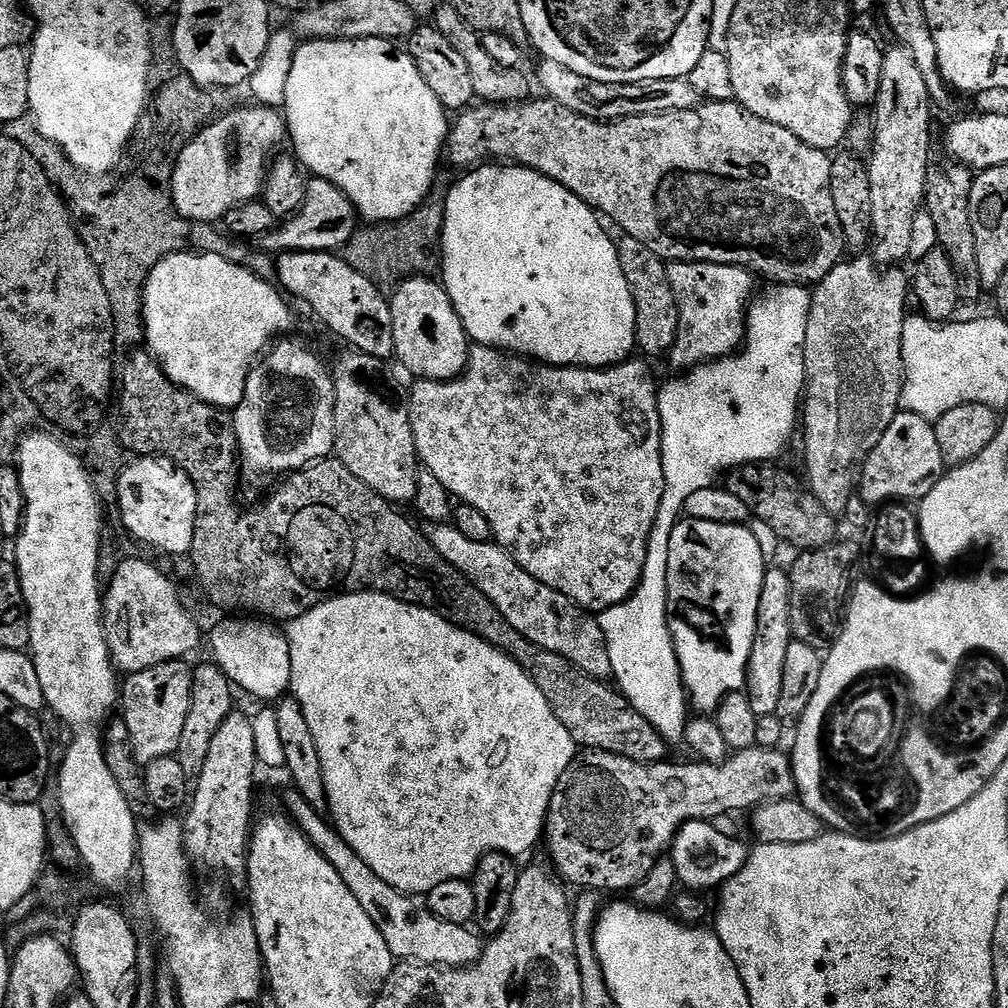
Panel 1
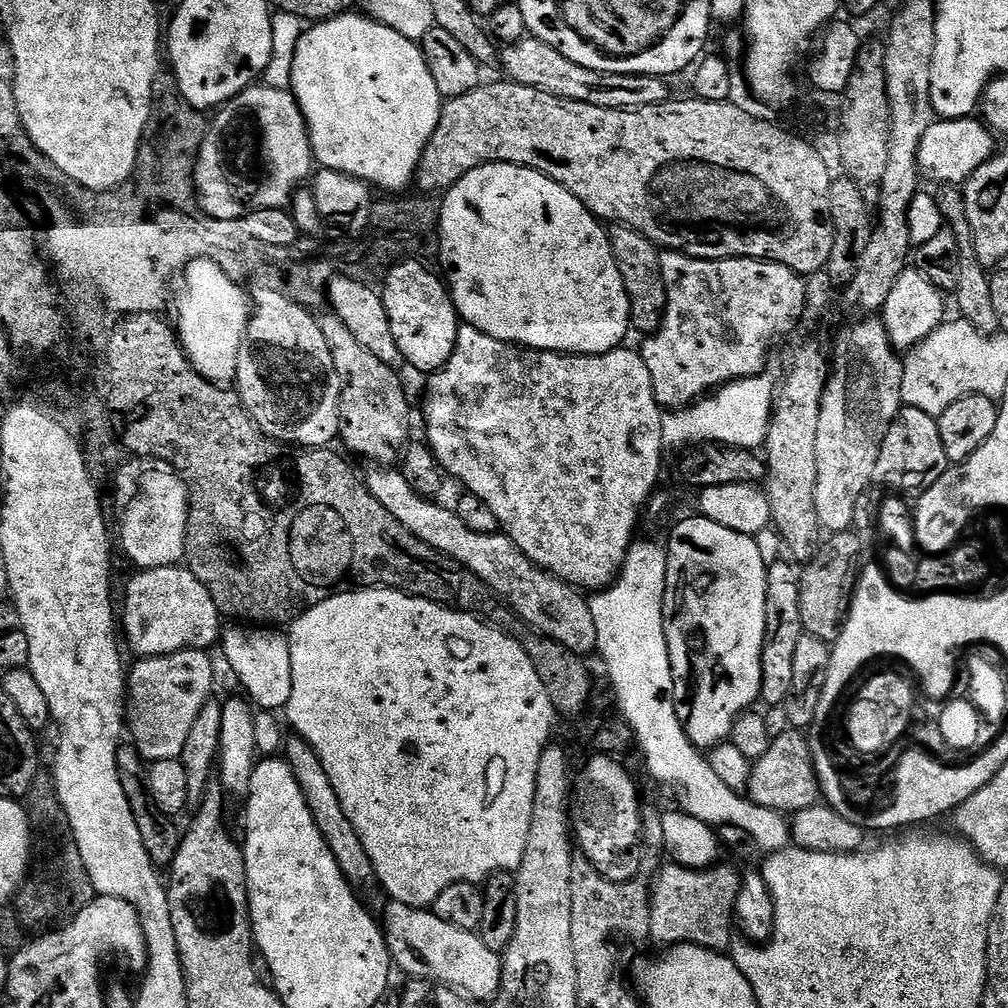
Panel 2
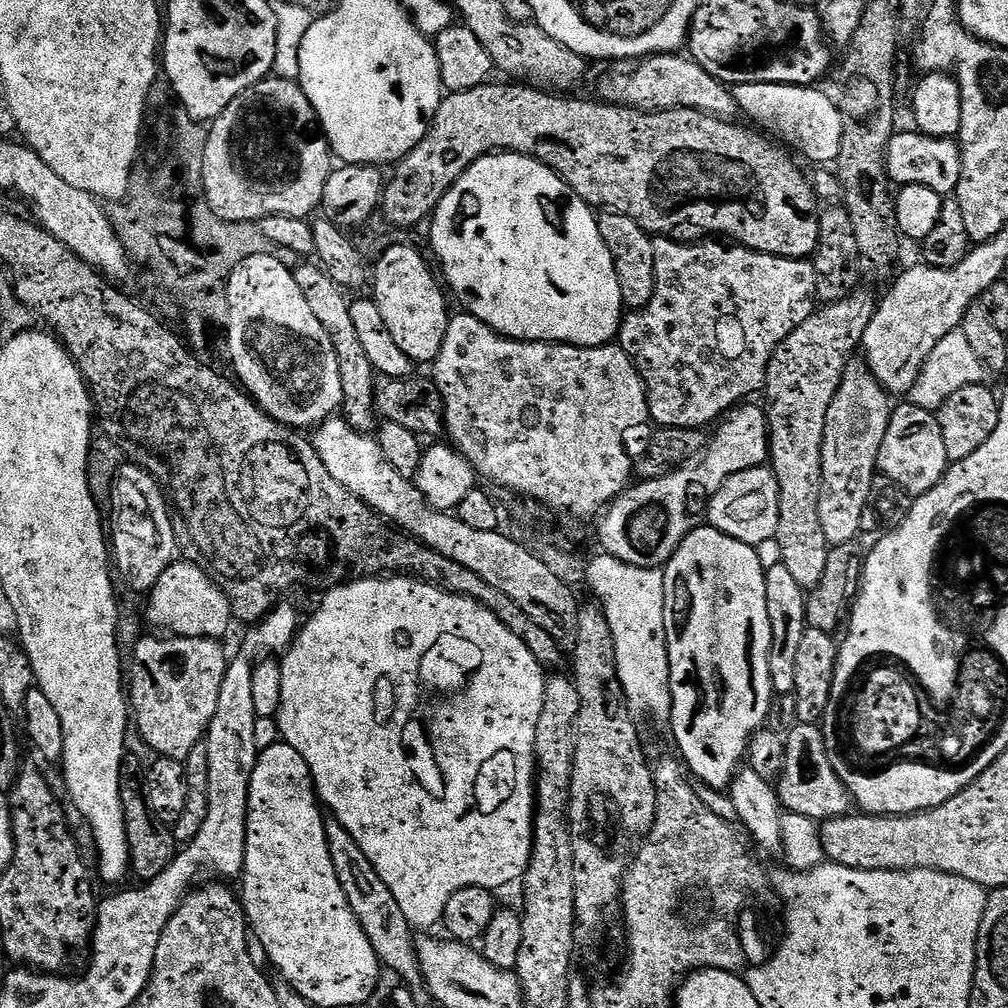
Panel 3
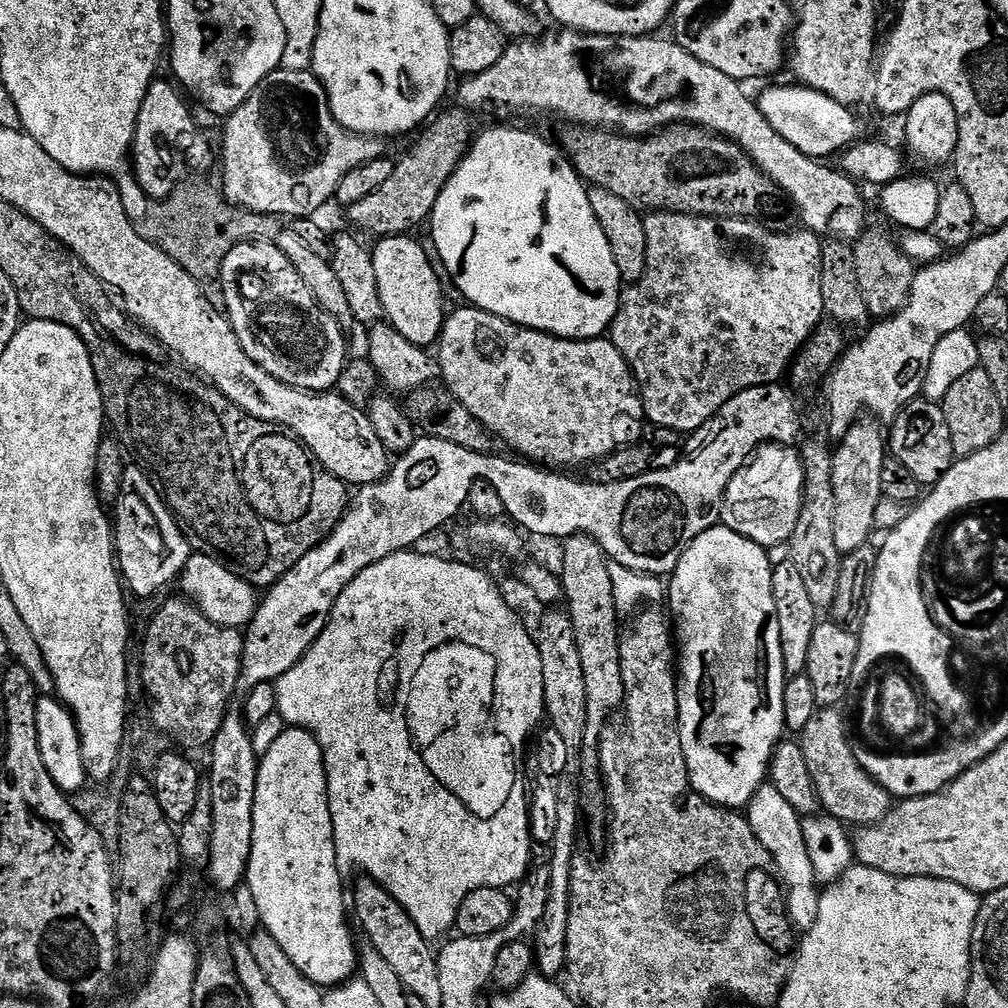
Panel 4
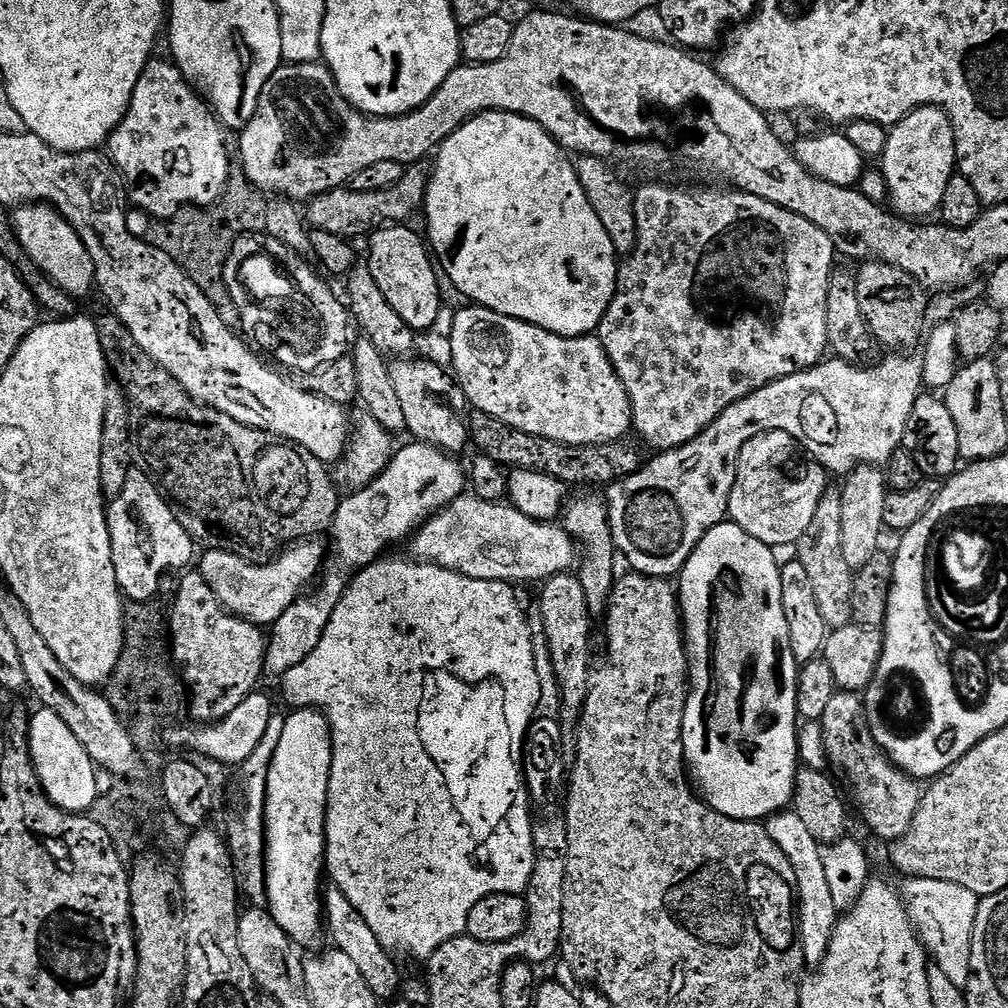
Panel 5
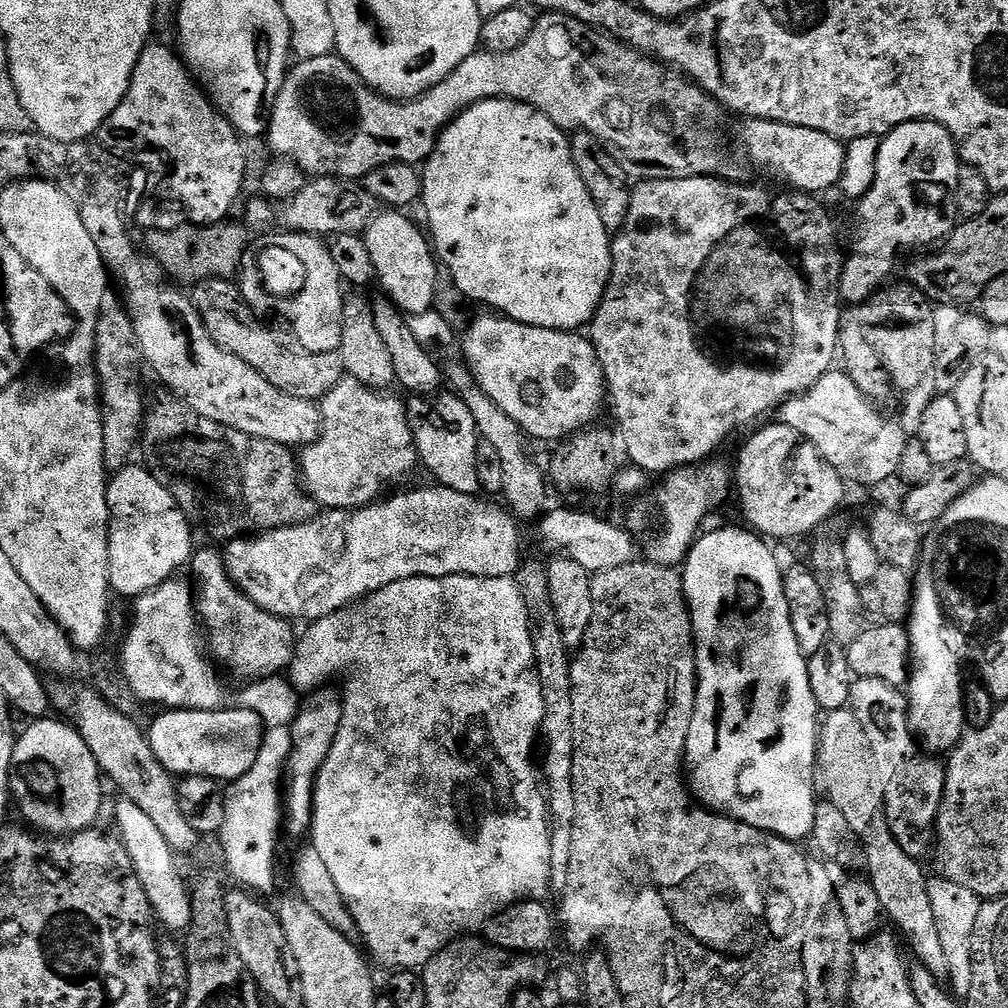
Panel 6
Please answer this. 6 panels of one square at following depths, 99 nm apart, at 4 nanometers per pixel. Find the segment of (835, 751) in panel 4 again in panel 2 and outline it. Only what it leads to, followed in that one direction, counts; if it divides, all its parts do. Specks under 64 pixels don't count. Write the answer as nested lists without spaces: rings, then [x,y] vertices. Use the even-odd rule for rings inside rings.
[[[789,728],[781,735],[773,737],[766,754],[753,761],[746,794],[756,805],[785,814],[808,809],[819,801],[819,777],[813,766],[812,751],[807,737],[799,729]]]

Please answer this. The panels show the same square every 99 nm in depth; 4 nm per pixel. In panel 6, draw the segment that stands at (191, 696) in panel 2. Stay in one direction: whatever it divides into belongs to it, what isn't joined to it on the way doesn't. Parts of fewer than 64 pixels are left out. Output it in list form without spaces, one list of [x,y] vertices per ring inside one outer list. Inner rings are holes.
[[[197,547],[192,554],[191,568],[200,579],[200,585],[197,583],[194,588],[196,614],[206,633],[206,648],[211,659],[217,665],[225,664],[243,682],[280,676],[296,655],[298,636],[292,633],[293,625],[250,602],[245,592],[228,577],[221,549]]]

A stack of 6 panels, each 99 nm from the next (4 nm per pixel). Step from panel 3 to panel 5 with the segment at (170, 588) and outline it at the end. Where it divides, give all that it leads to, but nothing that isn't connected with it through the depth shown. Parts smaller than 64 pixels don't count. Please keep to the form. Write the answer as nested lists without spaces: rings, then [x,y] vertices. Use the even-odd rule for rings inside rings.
[[[316,538],[297,540],[285,547],[279,554],[263,562],[244,560],[229,552],[217,548],[205,551],[204,557],[198,560],[198,570],[206,578],[206,586],[214,590],[218,602],[233,616],[249,620],[257,626],[270,626],[301,595],[309,591],[312,579],[321,575],[326,564],[326,548]]]

